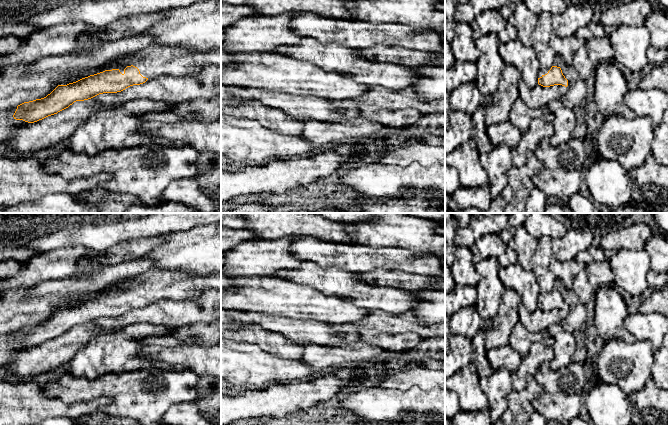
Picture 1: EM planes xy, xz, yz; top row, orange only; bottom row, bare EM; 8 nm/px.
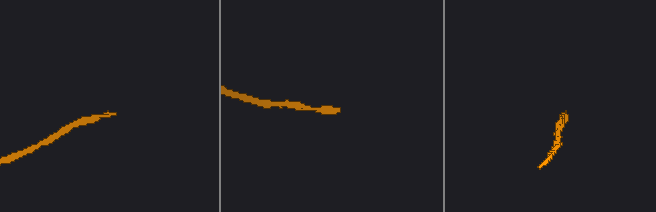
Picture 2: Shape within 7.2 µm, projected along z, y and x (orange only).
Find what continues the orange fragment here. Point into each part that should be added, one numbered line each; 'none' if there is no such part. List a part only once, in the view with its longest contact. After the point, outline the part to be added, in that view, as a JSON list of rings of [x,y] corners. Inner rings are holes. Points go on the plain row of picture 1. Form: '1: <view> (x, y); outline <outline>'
1: xy (155, 285); outline [[[151,269],[121,289],[118,293],[124,298],[127,290],[135,290],[148,305],[166,299],[183,301],[196,298],[203,289],[221,289],[221,273],[200,276],[183,270]]]

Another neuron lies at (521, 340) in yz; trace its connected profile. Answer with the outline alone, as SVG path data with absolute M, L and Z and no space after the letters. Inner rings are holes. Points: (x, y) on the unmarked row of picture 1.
M518 322L510 335L509 345L523 358L529 352L532 344L539 340L539 334L528 331L522 323Z

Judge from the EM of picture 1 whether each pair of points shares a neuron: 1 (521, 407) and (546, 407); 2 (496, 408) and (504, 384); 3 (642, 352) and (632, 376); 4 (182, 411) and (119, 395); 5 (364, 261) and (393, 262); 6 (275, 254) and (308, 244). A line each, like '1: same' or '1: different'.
1: different
2: same
3: same
4: different
5: same
6: different

